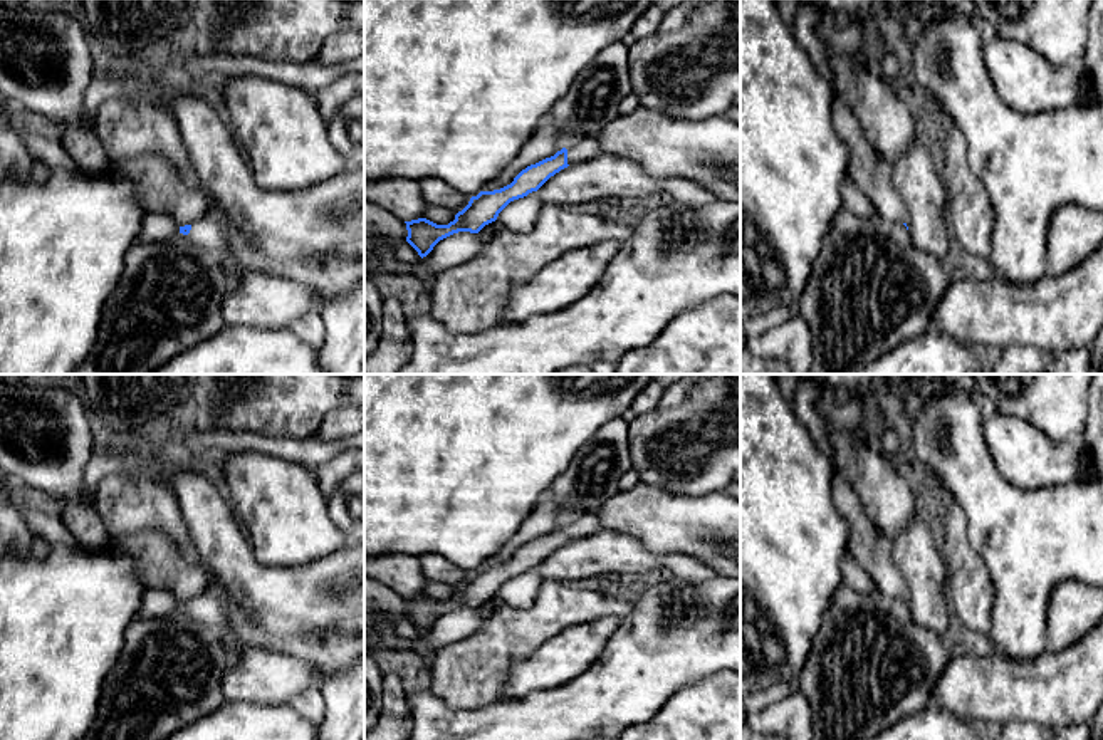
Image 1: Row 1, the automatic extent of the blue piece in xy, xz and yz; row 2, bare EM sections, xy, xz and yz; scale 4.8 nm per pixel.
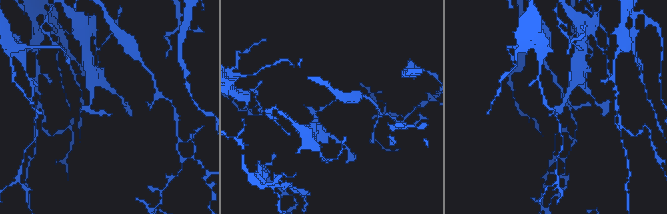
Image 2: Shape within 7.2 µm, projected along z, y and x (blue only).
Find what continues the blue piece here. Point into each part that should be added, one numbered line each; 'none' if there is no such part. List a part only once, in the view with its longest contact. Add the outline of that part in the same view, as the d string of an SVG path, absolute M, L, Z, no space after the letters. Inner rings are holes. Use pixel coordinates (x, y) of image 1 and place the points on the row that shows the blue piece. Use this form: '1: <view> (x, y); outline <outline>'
1: xz (586, 148); outline M596 136L579 139L574 144L569 144L566 149L567 149L567 164L574 164L578 161L601 154L601 148Z

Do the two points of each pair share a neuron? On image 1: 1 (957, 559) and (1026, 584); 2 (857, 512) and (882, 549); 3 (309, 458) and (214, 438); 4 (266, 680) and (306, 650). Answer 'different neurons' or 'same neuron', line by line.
1: different neurons
2: same neuron
3: same neuron
4: different neurons

